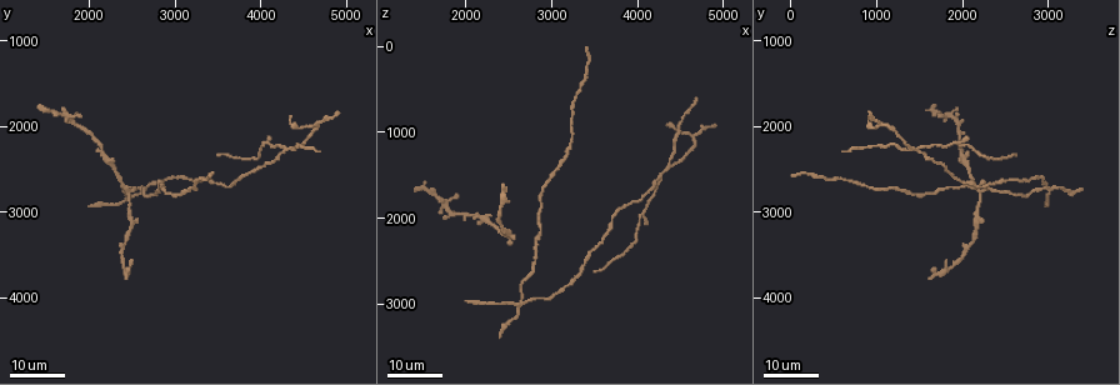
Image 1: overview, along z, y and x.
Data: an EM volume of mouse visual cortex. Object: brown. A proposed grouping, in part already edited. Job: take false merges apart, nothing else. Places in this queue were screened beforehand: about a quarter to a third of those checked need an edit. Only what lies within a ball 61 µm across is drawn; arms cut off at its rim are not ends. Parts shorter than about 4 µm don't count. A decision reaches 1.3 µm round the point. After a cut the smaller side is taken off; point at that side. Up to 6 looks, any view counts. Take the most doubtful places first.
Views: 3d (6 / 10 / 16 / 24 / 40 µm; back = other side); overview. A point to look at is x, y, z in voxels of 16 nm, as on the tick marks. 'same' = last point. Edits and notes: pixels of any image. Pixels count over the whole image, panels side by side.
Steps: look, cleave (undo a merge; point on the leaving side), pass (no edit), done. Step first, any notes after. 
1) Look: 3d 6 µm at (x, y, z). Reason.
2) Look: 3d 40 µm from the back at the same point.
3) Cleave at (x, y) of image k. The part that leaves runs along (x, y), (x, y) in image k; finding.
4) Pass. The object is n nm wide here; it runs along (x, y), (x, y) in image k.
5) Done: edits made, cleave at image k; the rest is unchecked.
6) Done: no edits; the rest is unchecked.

Look: 3d 24 µm at (4300, 2300, 1450).

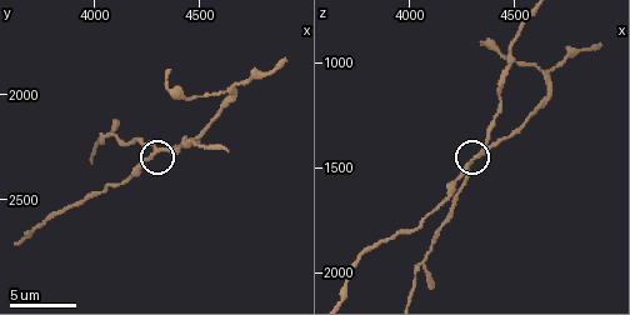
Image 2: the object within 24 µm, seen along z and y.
Look: 3d 6 µm at (4300, 2260, 1470). Zoom in.

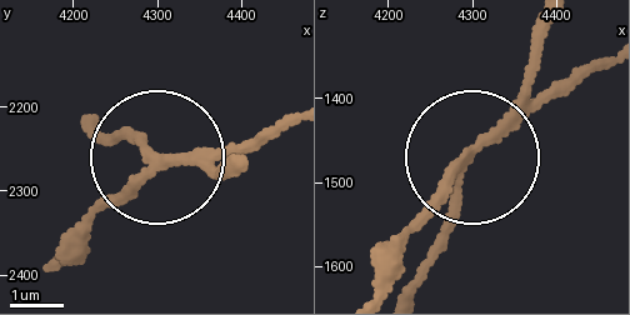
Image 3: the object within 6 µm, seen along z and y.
Cleave at (218, 175) of image 3. The part that leaves runs along (180, 159), (95, 128) in image 3; two neurons meet here.

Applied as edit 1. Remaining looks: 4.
Look: 3d 24 µm at (2650, 2750, 3000). Looks like a crossing.

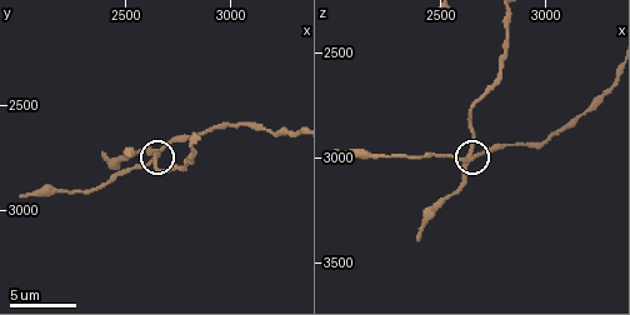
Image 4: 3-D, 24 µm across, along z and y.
Look: 3d 6 µm at the same point.

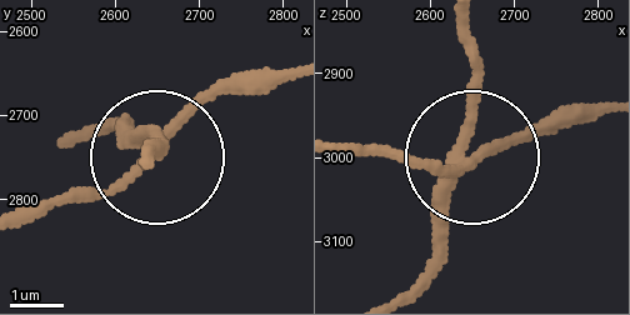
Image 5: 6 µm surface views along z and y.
Cleave at (440, 241) of image 5. The side arm is 12 µm long; the part that leaves runs along (456, 166), (470, 23) in image 5; a second neuron is stuck on.

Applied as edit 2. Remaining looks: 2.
Look: 3d 6 µm at (4640, 1980, 1040). Arms part here.

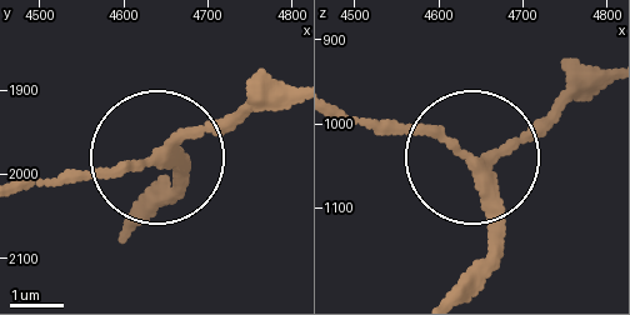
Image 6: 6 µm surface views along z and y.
Look: 3d 6 µm from the back at (4640, 1985, 1045).

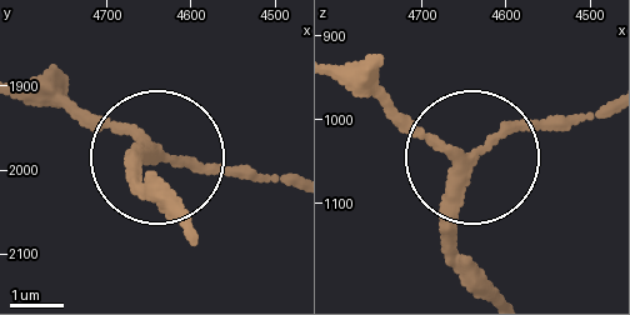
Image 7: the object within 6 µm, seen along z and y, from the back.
Pass. It runs along (181, 219), (136, 170), (155, 161), (48, 71) in image 7; all the same neuron.

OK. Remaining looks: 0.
Done: edits made, cleave at image 3, cleave at image 5; the rest is unchecked.

